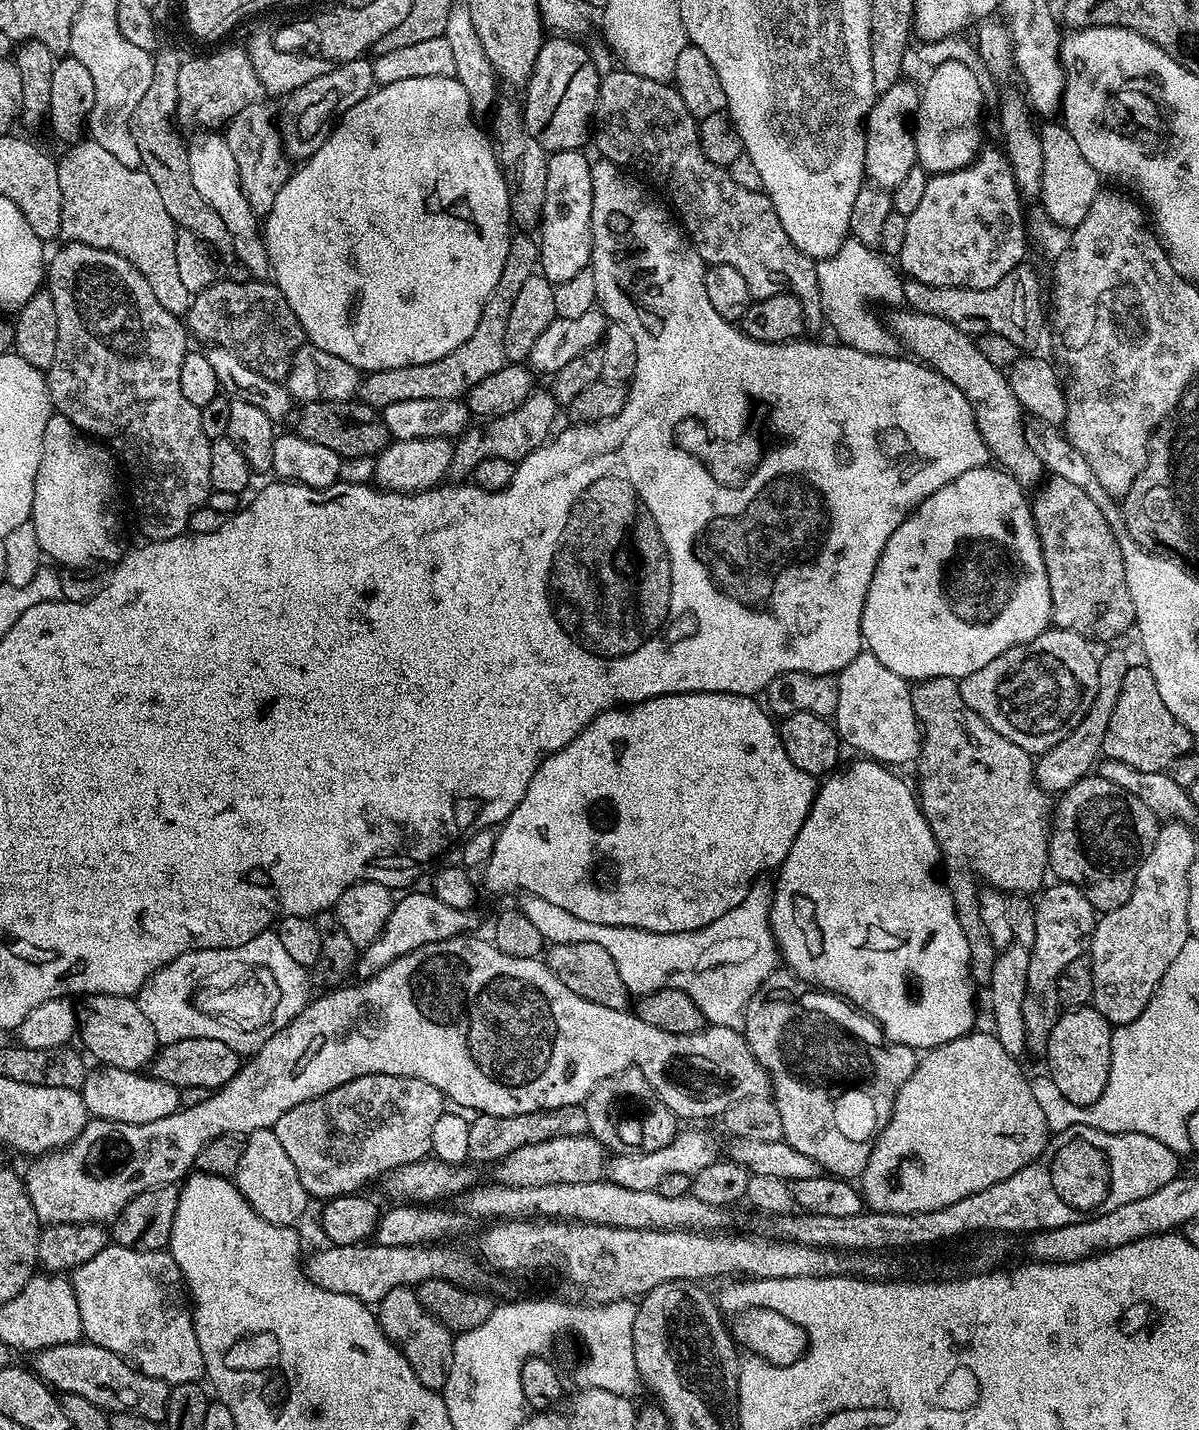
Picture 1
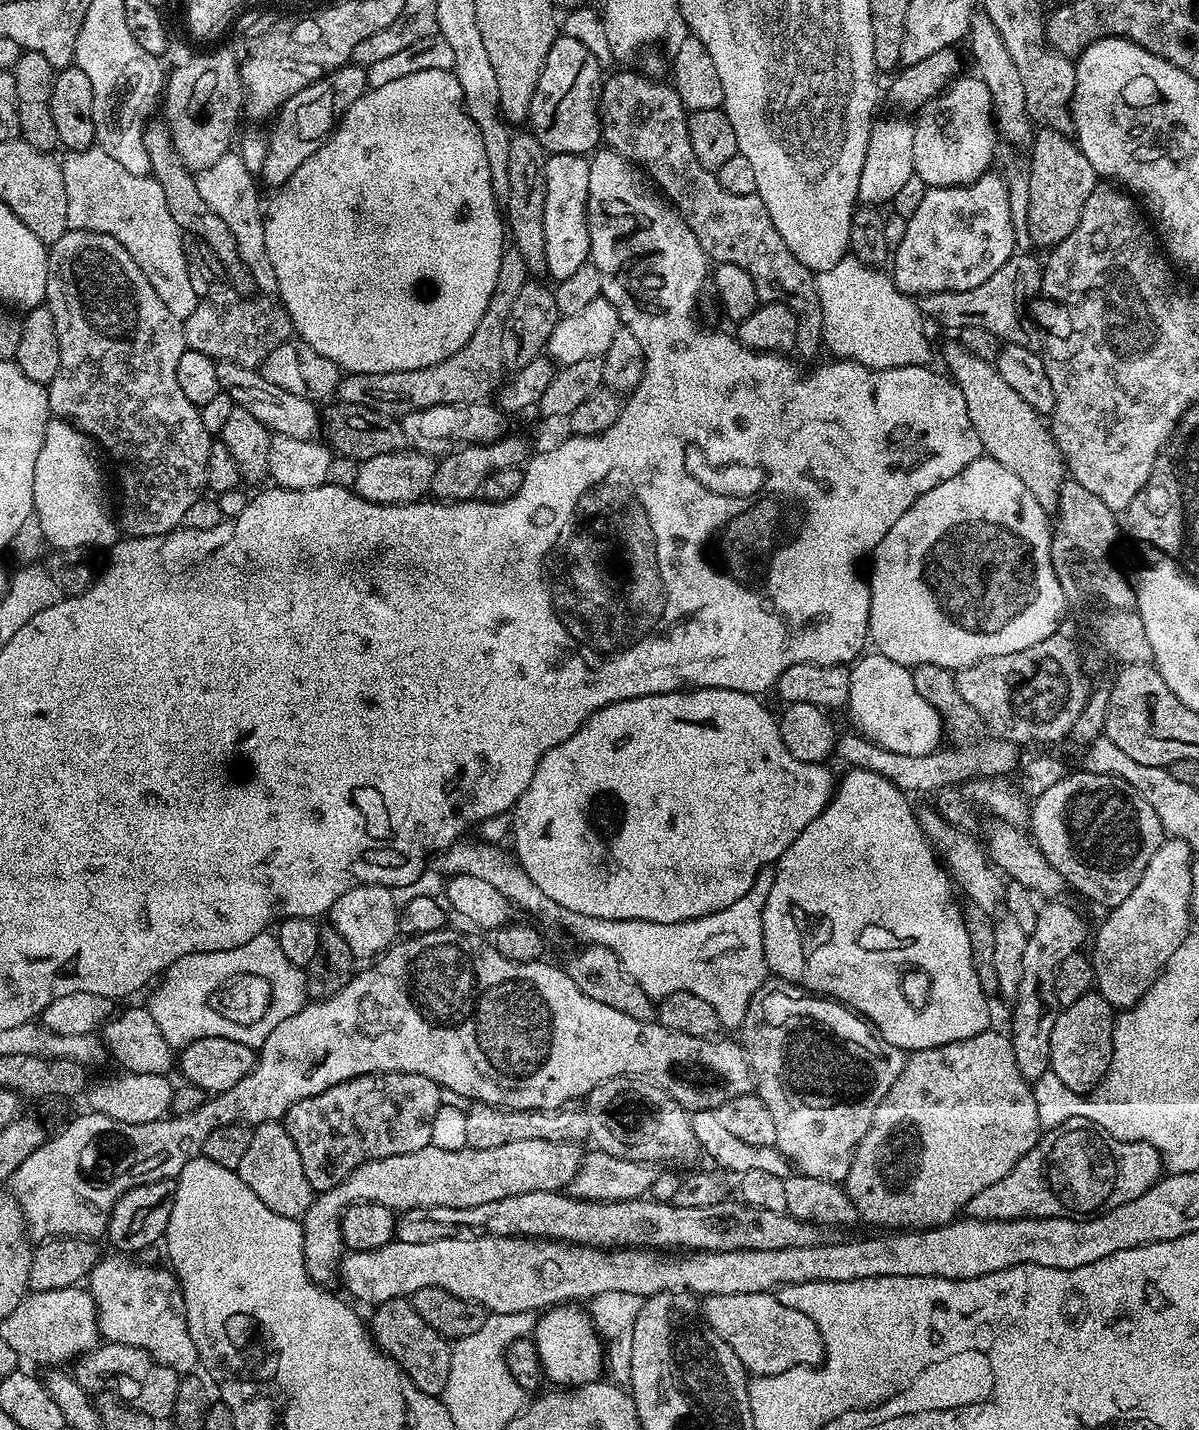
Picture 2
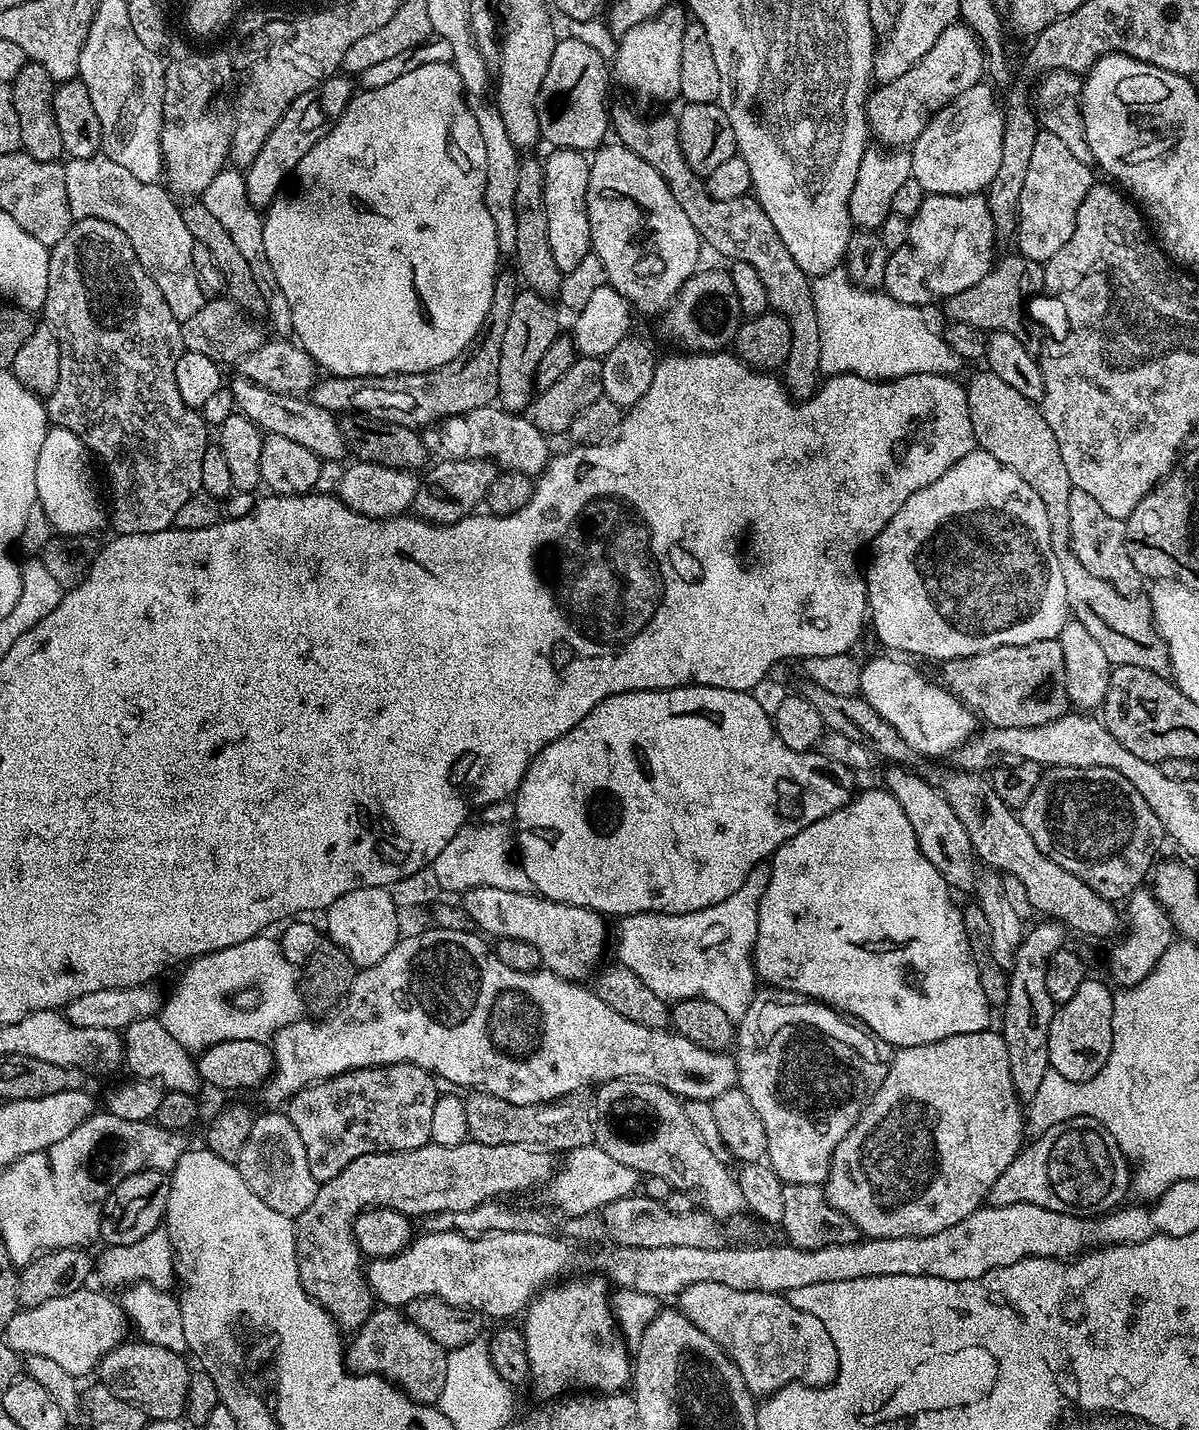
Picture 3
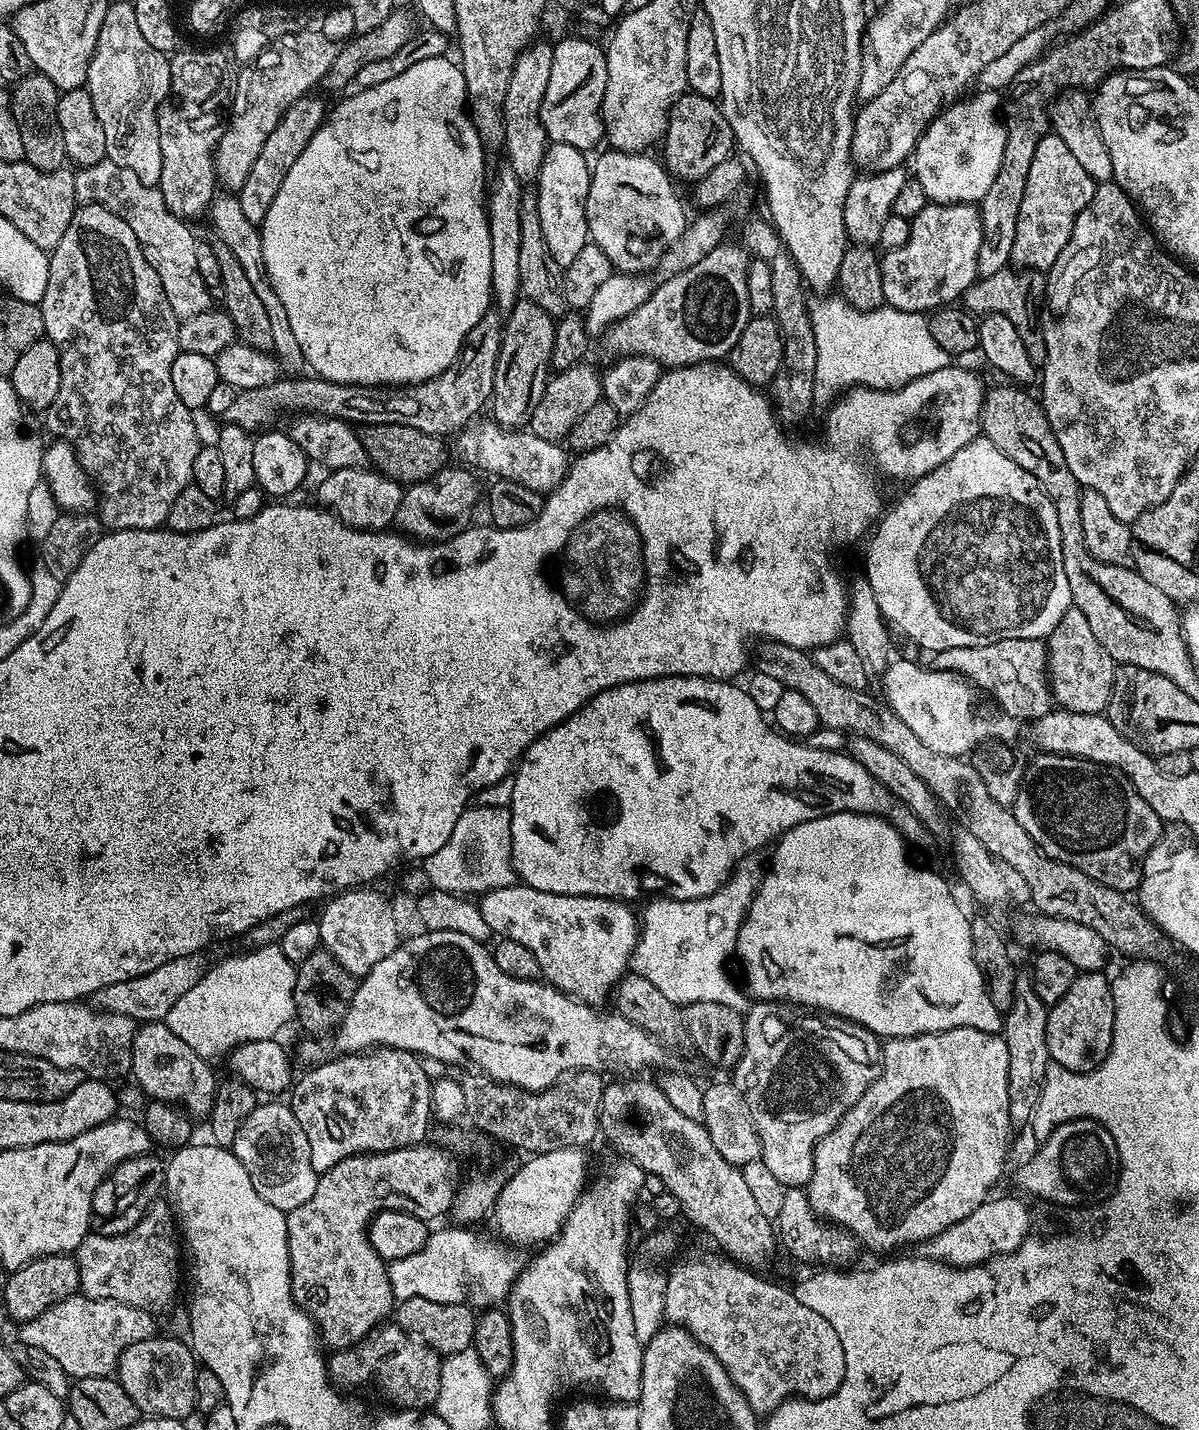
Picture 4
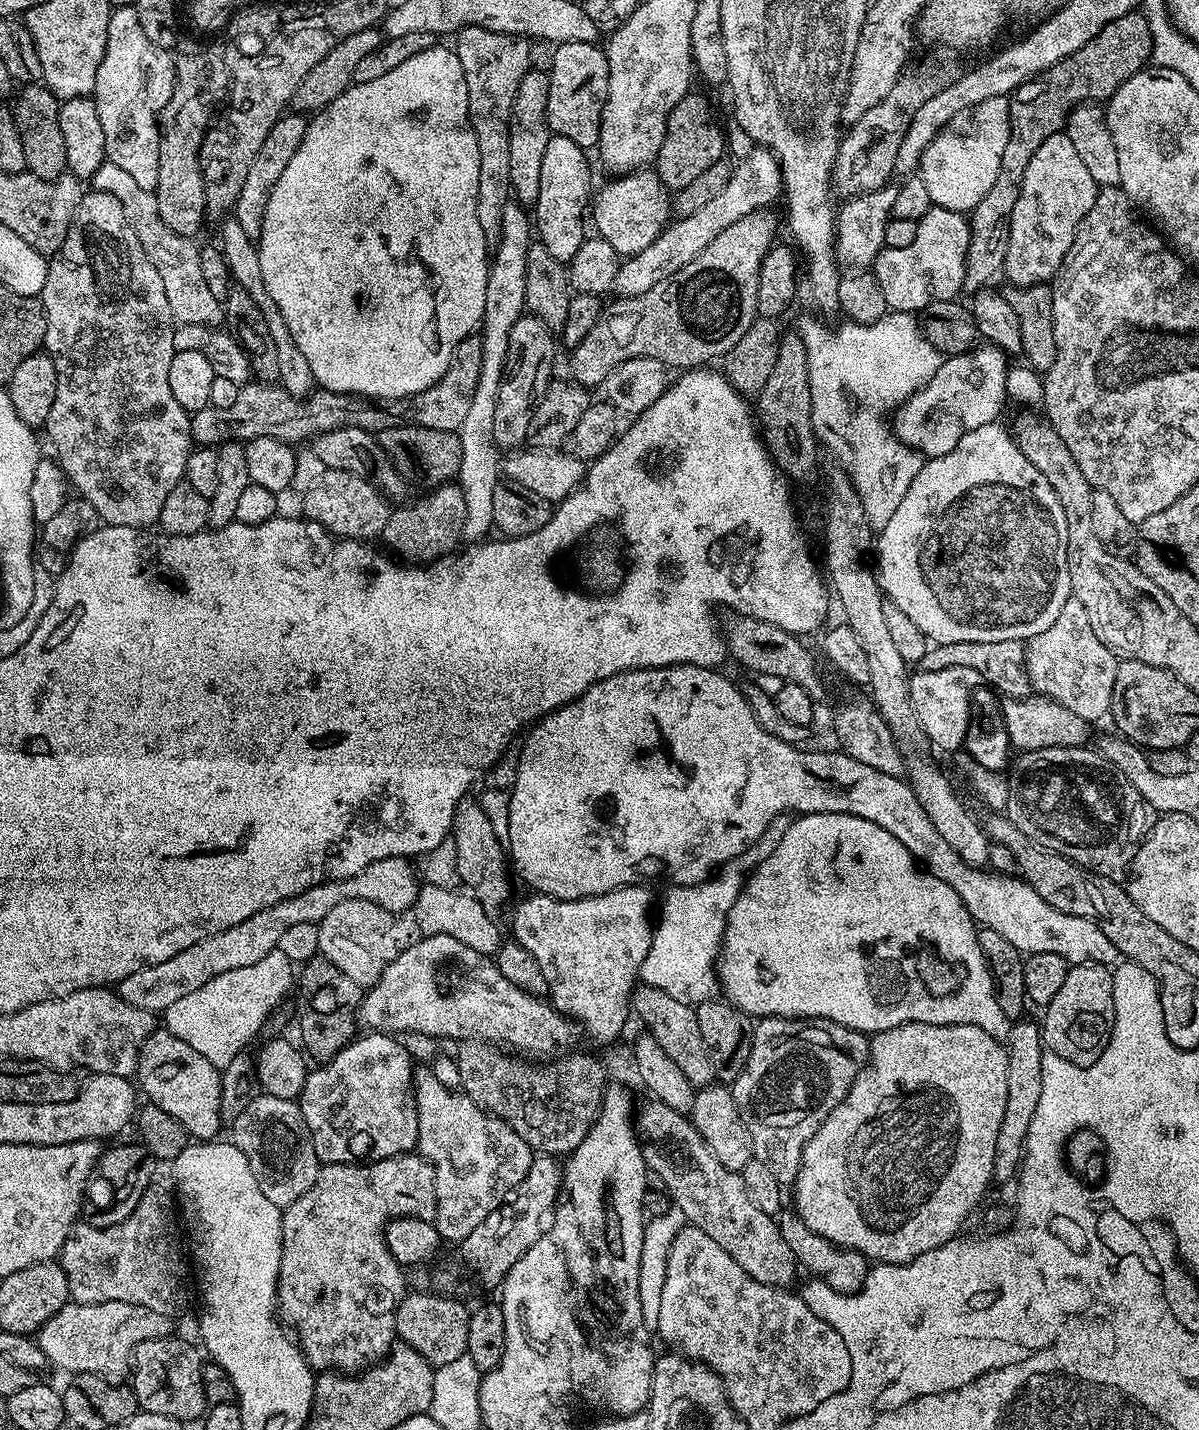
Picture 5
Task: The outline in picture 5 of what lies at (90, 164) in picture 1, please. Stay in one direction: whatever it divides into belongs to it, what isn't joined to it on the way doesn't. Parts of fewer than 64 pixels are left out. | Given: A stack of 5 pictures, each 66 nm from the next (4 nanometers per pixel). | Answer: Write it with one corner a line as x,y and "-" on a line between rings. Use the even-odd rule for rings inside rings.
105,162
98,166
92,175
91,187
97,192
114,194
118,202
122,202
122,210
126,210
126,219
134,226
134,234
138,234
138,242
142,242
142,250
154,262
158,275
162,278
162,286
166,286
166,299
170,302
170,314
173,321
179,324
201,324
220,326
224,324
224,305
214,298
206,286
206,278
202,275
201,245
195,239
174,234
166,222
162,222
162,214
158,214
158,198
153,190
142,190
126,170

